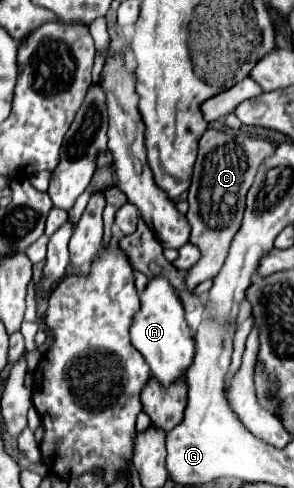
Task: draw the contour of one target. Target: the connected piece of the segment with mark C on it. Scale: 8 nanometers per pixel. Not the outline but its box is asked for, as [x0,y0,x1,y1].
[188,129,276,287]

